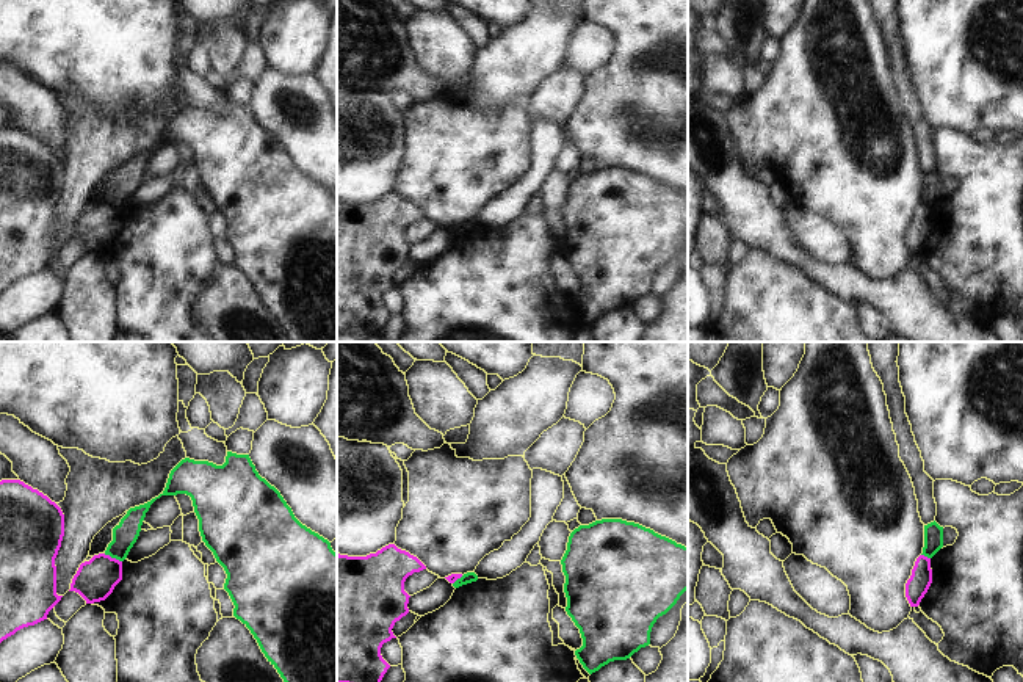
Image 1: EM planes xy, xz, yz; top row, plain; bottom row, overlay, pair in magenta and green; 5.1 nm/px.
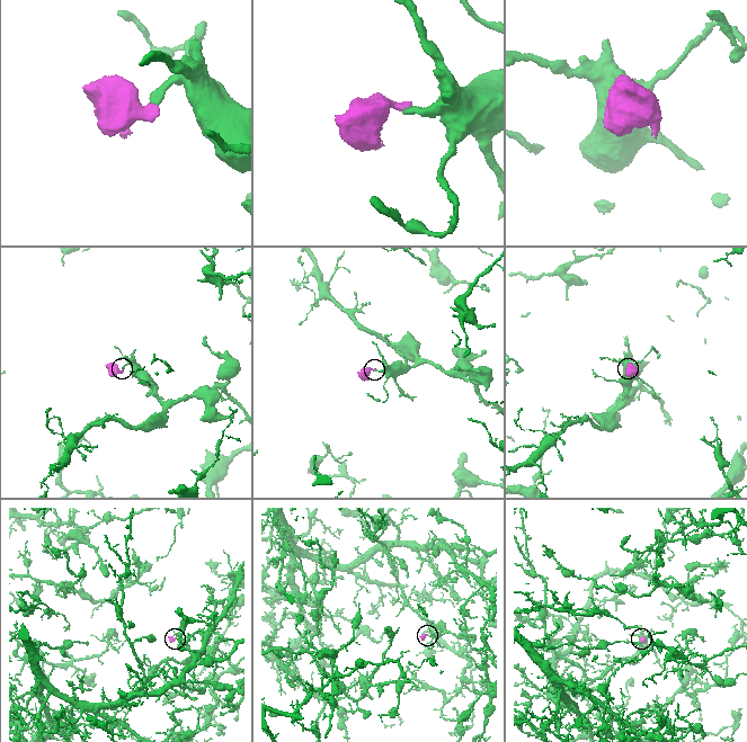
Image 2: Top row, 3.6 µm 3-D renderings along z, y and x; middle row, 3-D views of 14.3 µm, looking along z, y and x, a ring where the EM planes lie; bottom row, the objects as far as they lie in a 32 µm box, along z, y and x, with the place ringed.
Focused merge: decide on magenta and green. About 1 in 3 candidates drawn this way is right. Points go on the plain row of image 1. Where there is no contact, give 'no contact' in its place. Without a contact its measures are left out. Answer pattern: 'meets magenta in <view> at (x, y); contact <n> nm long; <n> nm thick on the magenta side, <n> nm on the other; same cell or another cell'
meets magenta in xy at (113, 207); contact 100 nm long; 200 nm thick on the magenta side, 130 nm on the other; another cell

